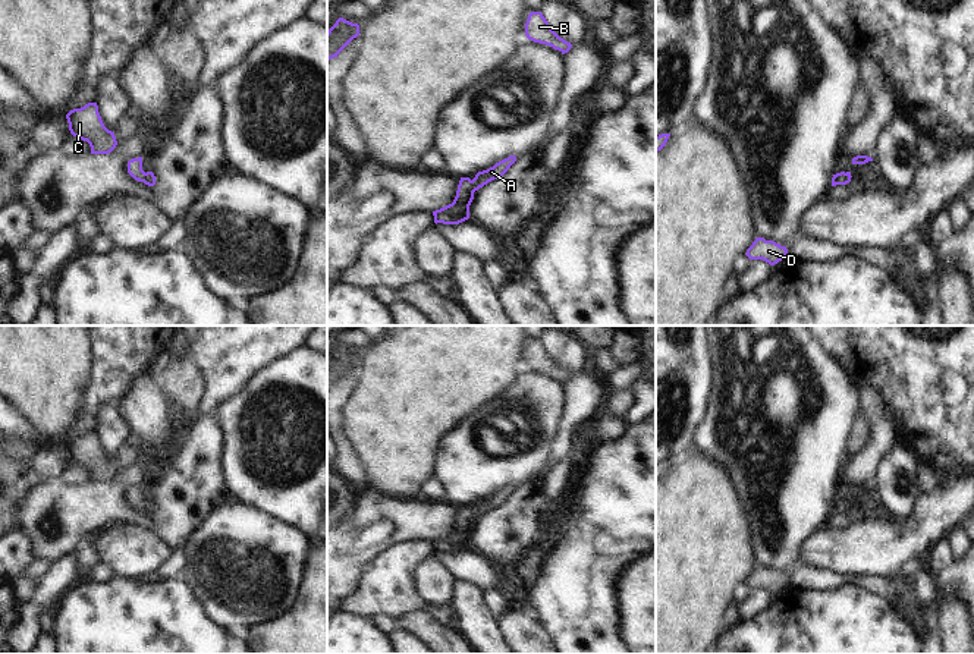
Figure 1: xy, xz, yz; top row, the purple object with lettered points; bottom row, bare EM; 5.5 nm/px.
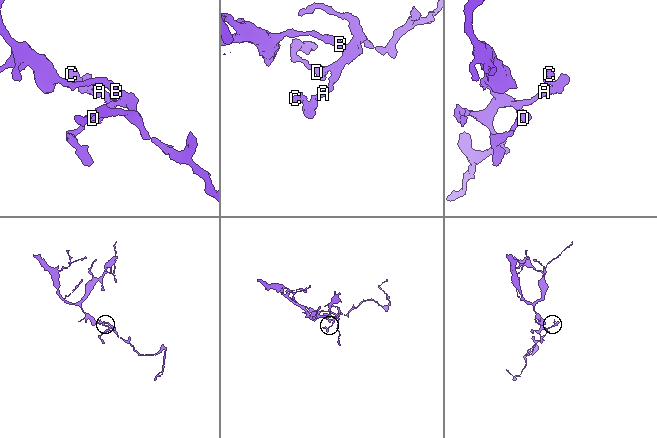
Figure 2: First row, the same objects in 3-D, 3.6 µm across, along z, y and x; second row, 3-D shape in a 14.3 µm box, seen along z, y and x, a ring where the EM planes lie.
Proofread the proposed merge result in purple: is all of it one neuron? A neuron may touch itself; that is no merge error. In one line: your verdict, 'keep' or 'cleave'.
keep

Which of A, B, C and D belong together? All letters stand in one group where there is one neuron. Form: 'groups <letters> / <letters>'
groups A B C D

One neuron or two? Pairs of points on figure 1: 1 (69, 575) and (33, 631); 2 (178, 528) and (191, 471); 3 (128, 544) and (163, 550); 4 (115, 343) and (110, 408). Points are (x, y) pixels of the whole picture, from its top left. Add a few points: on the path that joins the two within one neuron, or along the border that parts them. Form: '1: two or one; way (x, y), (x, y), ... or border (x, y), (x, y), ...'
1: one; way (56, 588), (33, 612), (33, 618)
2: one; way (179, 513), (191, 486)
3: one; way (137, 550), (154, 550)
4: two; border (118, 401), (109, 401), (100, 408), (94, 430)

